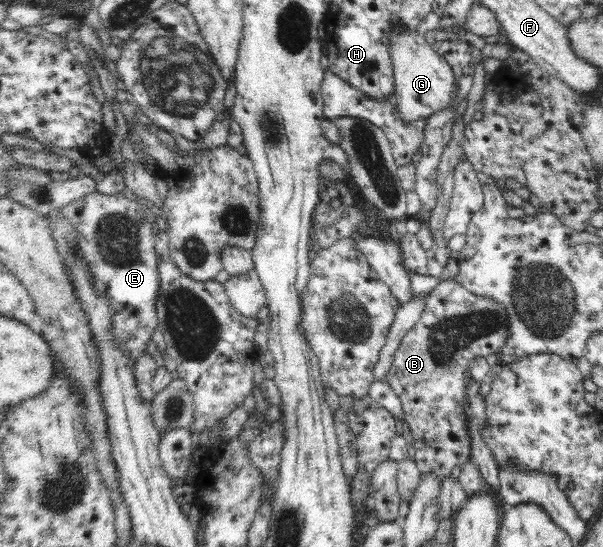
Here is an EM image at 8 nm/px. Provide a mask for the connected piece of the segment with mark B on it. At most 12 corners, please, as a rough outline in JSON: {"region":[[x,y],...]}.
{"region":[[447,276],[383,377],[420,474],[469,457],[465,375],[506,307]]}

